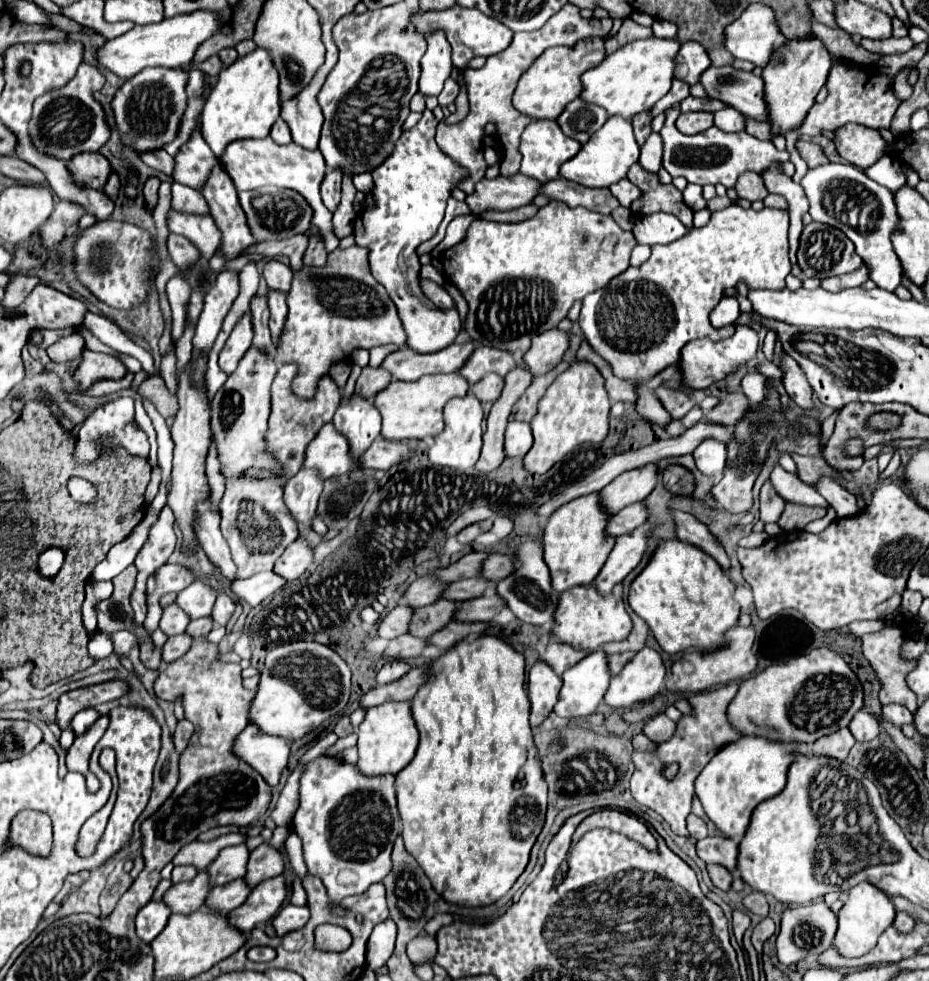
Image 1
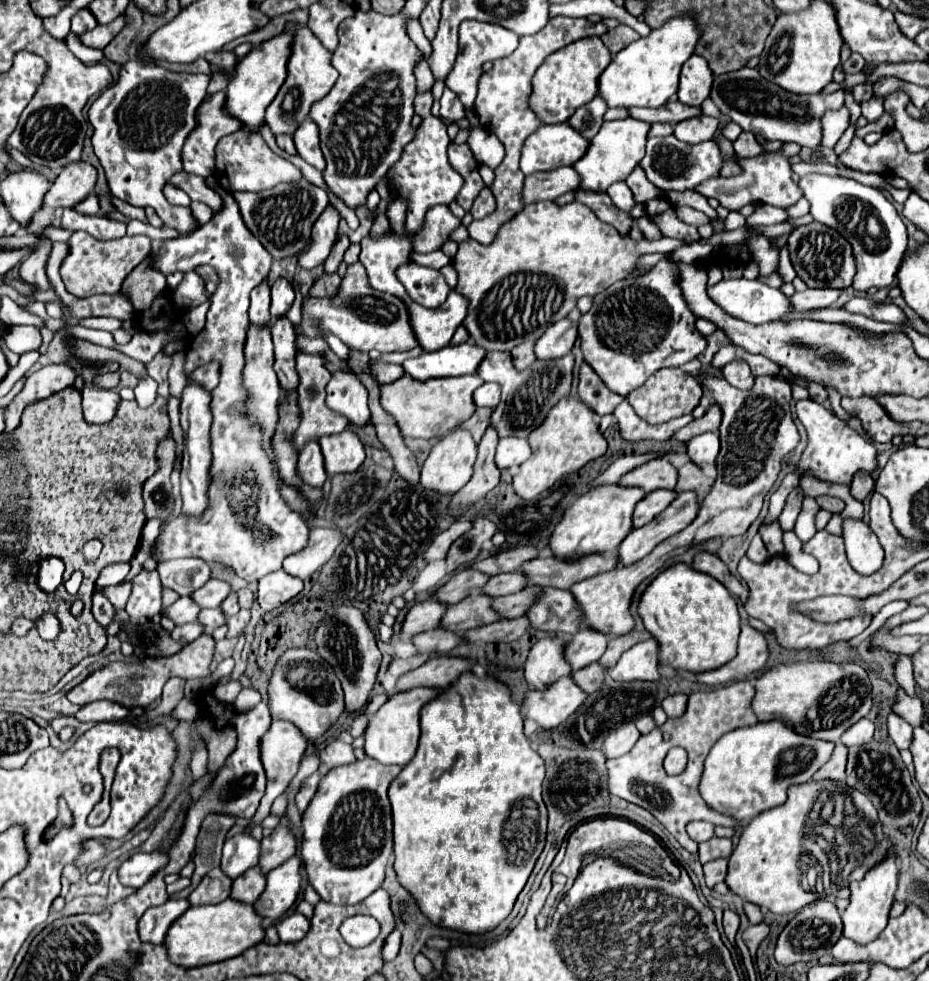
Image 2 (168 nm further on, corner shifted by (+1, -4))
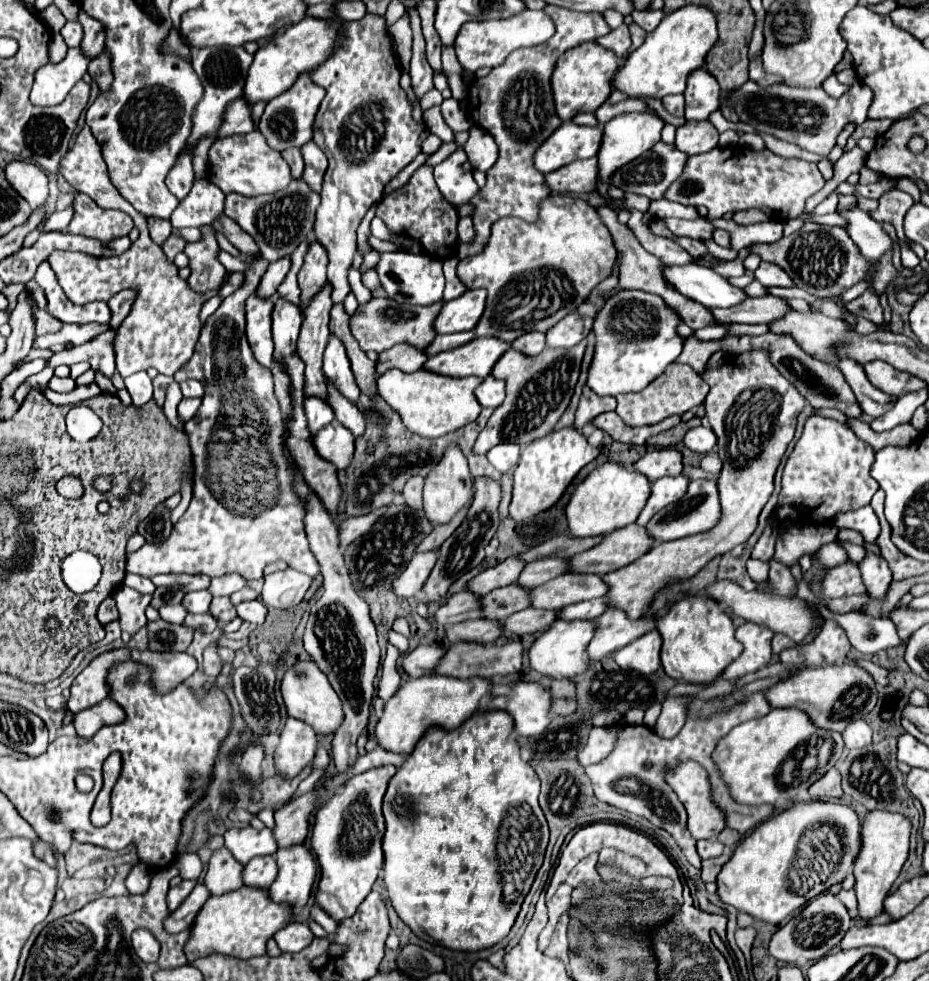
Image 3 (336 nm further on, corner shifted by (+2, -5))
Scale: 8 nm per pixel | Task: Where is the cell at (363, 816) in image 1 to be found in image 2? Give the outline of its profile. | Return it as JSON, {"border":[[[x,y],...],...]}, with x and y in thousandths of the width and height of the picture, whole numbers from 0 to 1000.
{"border":[[[398,772],[355,784],[342,798],[329,829],[325,831],[325,878],[334,902],[360,923],[383,923],[400,912],[416,896],[416,880],[422,872],[422,825],[418,817],[420,796],[431,788],[426,780],[409,780]]]}

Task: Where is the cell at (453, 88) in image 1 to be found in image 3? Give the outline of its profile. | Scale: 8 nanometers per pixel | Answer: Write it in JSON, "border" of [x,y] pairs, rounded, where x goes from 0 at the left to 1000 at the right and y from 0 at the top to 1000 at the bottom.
{"border":[[[483,100],[483,102],[477,102],[475,106],[475,114],[477,114],[477,120],[479,124],[485,128],[488,135],[498,135],[498,133],[505,133],[509,128],[509,122],[505,118],[505,114],[501,114],[492,102]]]}

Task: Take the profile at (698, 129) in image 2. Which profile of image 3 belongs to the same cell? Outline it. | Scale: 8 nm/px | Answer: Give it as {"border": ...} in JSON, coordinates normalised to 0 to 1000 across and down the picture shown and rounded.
{"border":[[[763,122],[737,124],[735,128],[729,130],[727,149],[740,159],[748,159],[748,157],[759,157],[765,151],[770,151],[772,143],[774,143],[774,135]]]}

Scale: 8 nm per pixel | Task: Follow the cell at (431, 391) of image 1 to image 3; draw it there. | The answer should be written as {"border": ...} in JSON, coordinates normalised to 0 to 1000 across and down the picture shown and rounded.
{"border":[[[421,375],[408,383],[406,398],[414,406],[414,410],[421,412],[429,420],[434,432],[442,440],[455,442],[457,446],[473,446],[481,440],[503,434],[518,422],[516,410],[509,402],[509,398],[518,389],[520,387],[513,383],[481,385],[481,383],[473,383],[468,379],[462,379],[457,375],[453,375],[451,379],[445,379],[445,381],[436,381],[427,375]]]}

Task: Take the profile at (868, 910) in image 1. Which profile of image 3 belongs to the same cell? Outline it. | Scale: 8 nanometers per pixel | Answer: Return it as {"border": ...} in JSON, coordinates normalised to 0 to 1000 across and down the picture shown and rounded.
{"border":[[[938,826],[933,828],[927,842],[927,866],[920,875],[920,909],[925,917],[922,934],[935,938],[950,930],[950,917],[966,897],[970,883],[976,877],[978,869],[978,852],[981,852],[981,836],[974,830],[955,828],[955,826]]]}

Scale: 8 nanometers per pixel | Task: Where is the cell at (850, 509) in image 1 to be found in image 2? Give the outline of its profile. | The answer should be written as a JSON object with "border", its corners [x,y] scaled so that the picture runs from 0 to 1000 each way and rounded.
{"border":[[[911,527],[906,531],[906,547],[911,554],[911,566],[917,578],[928,586],[939,586],[947,580],[952,570],[952,560],[945,554],[945,547],[934,537],[930,529]]]}

